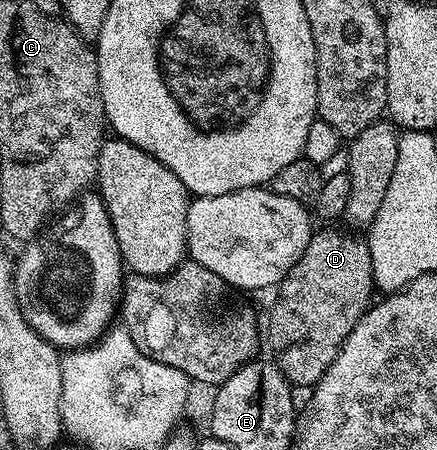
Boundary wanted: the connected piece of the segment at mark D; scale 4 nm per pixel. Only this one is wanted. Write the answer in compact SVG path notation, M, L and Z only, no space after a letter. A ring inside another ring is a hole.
M323 226L311 237L305 254L287 271L284 280L279 281L274 293L275 305L271 308L271 325L266 325L265 336L271 339L271 348L275 351L274 363L278 364L288 384L296 389L307 388L319 383L337 358L345 338L357 326L357 322L372 303L375 279L371 273L371 255L366 239L359 240L354 231L338 232L335 226Z

